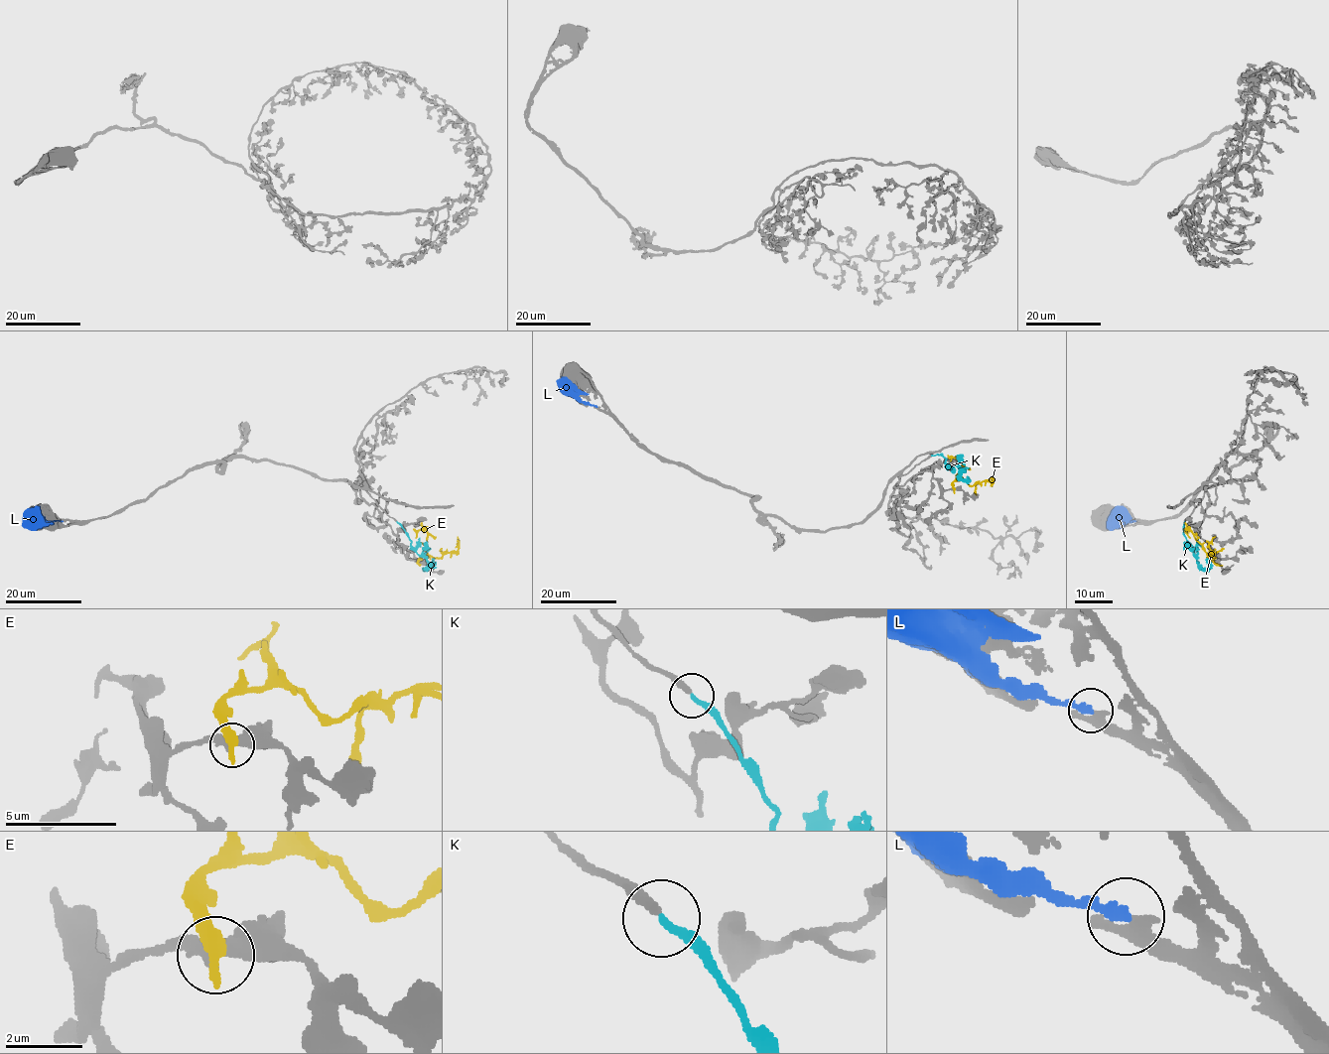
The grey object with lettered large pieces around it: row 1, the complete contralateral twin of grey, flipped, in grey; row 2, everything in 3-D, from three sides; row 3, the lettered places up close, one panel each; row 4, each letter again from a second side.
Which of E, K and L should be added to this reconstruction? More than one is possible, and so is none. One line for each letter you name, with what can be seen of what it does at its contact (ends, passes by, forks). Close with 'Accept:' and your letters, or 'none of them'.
K: it ends
Accept: K

